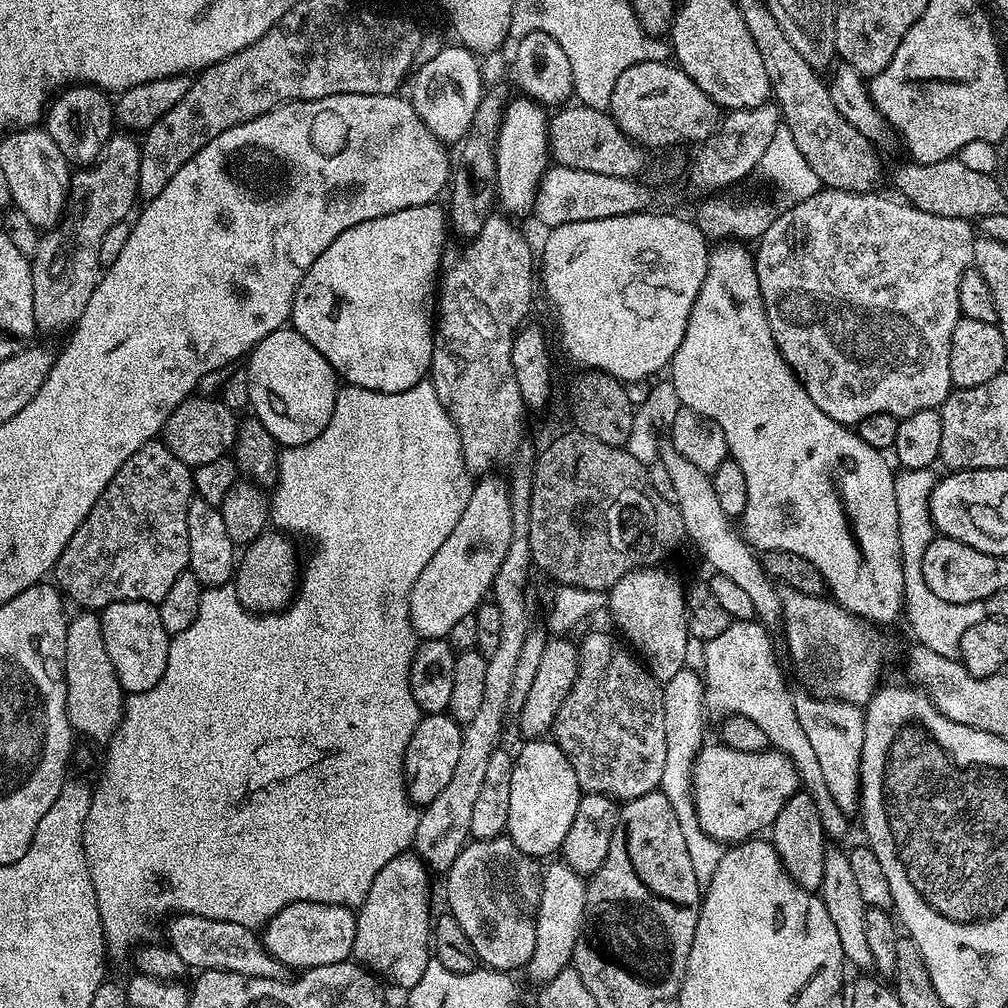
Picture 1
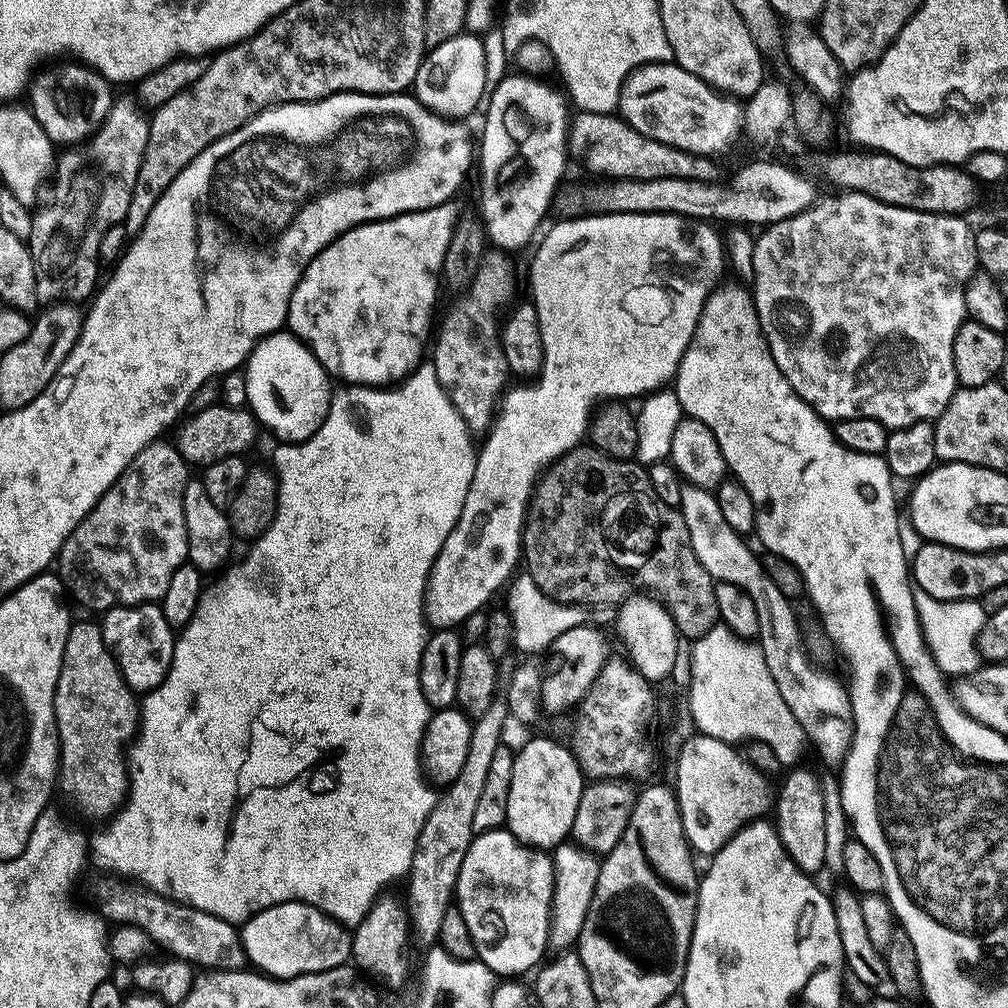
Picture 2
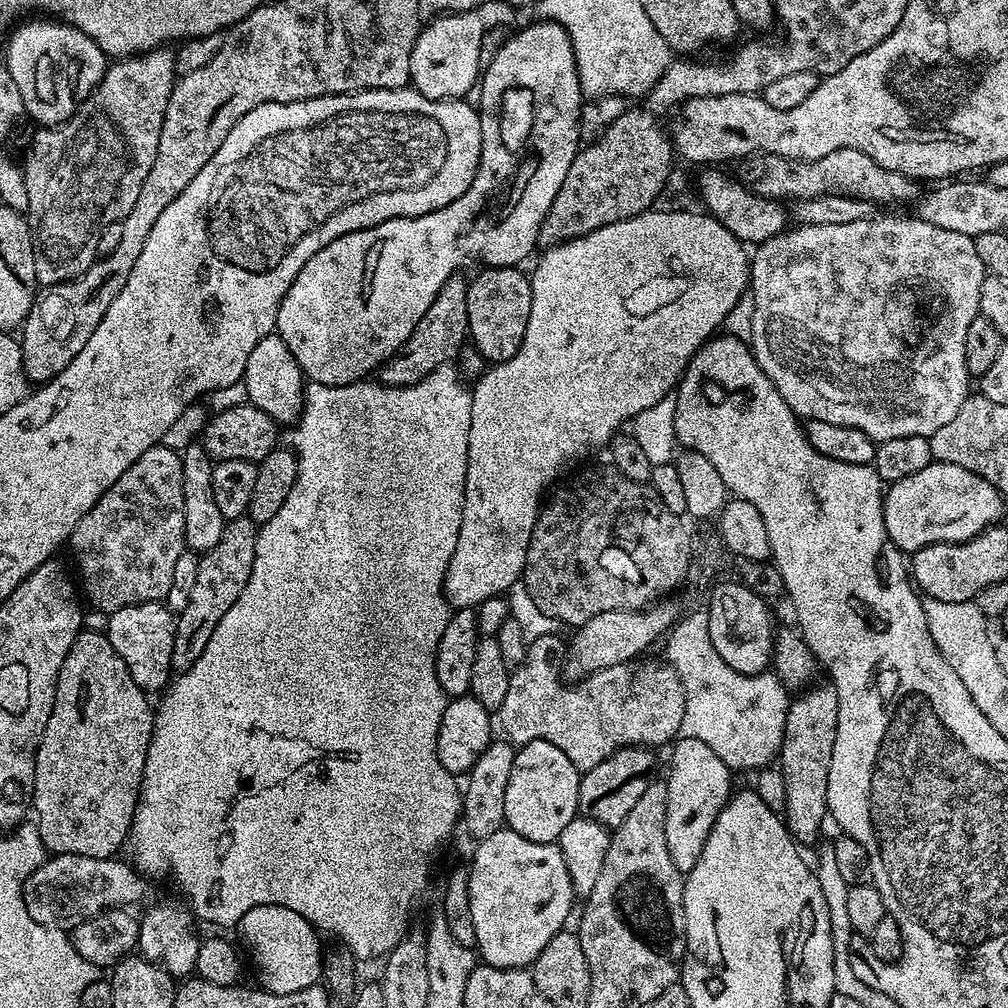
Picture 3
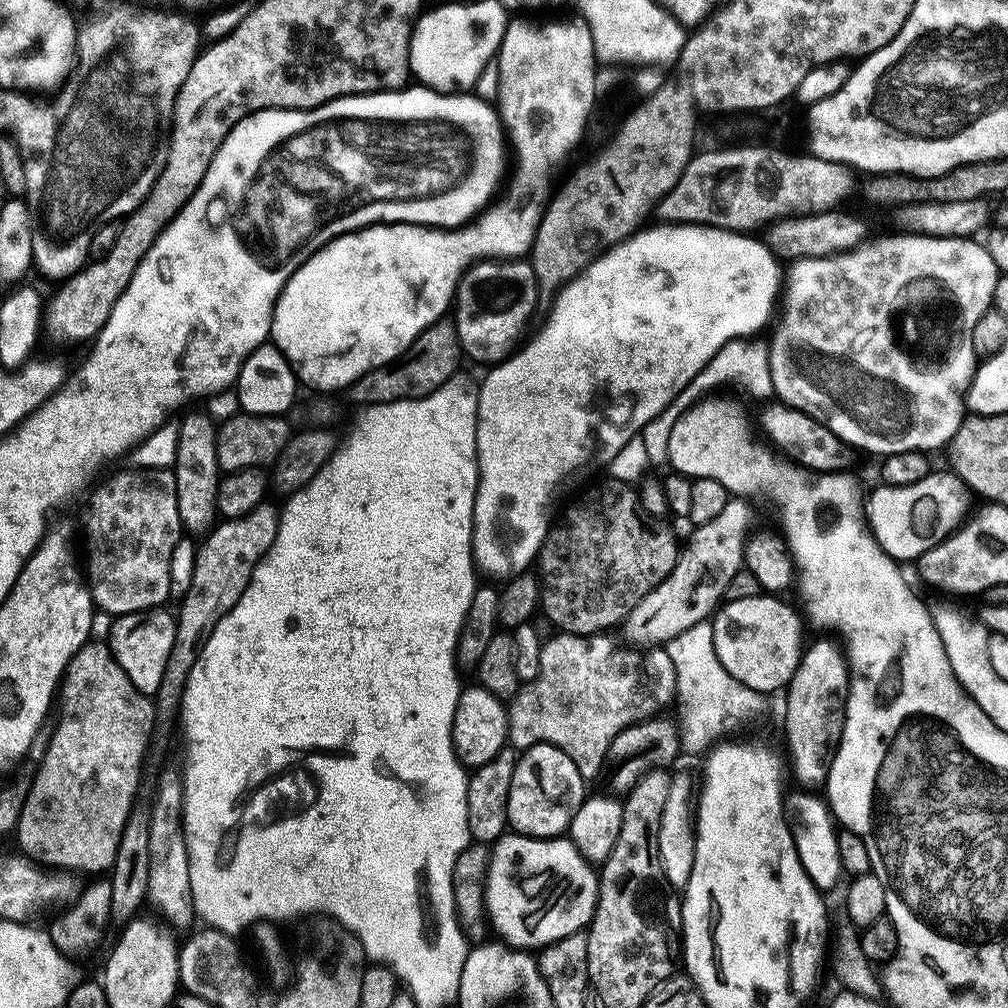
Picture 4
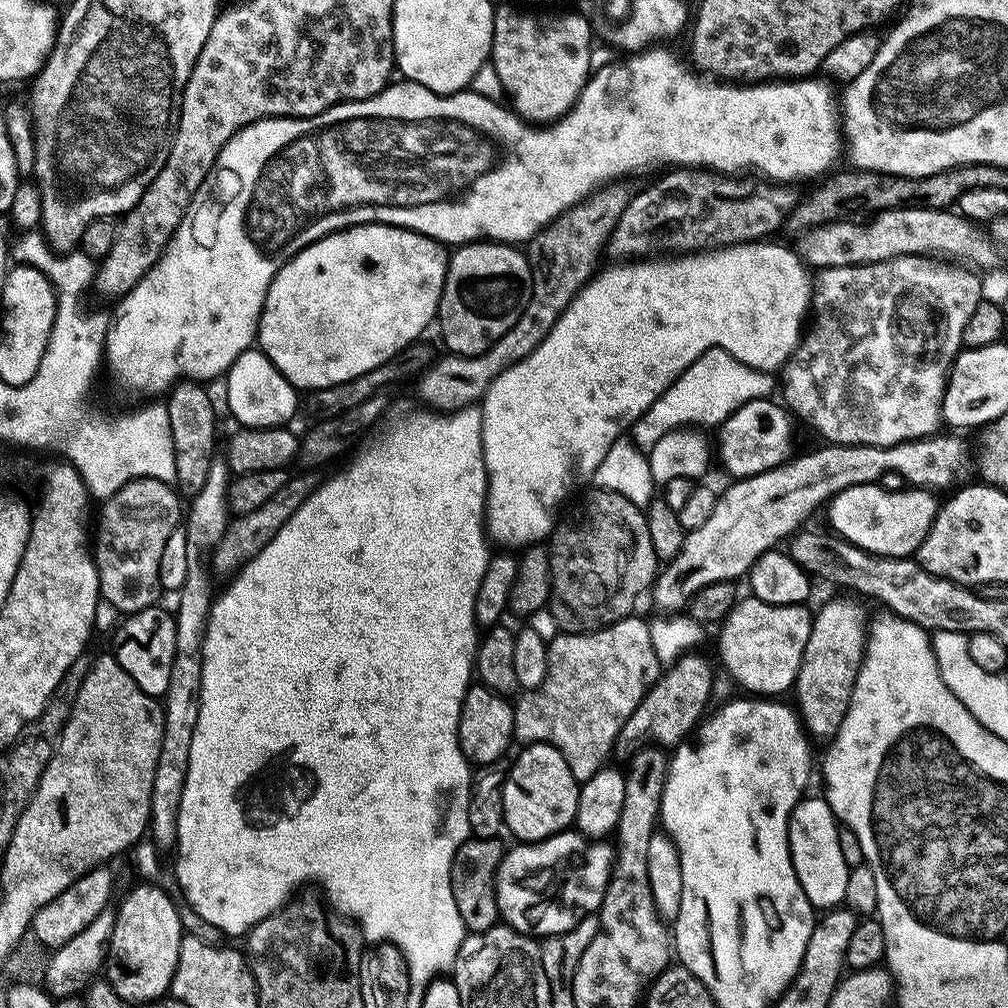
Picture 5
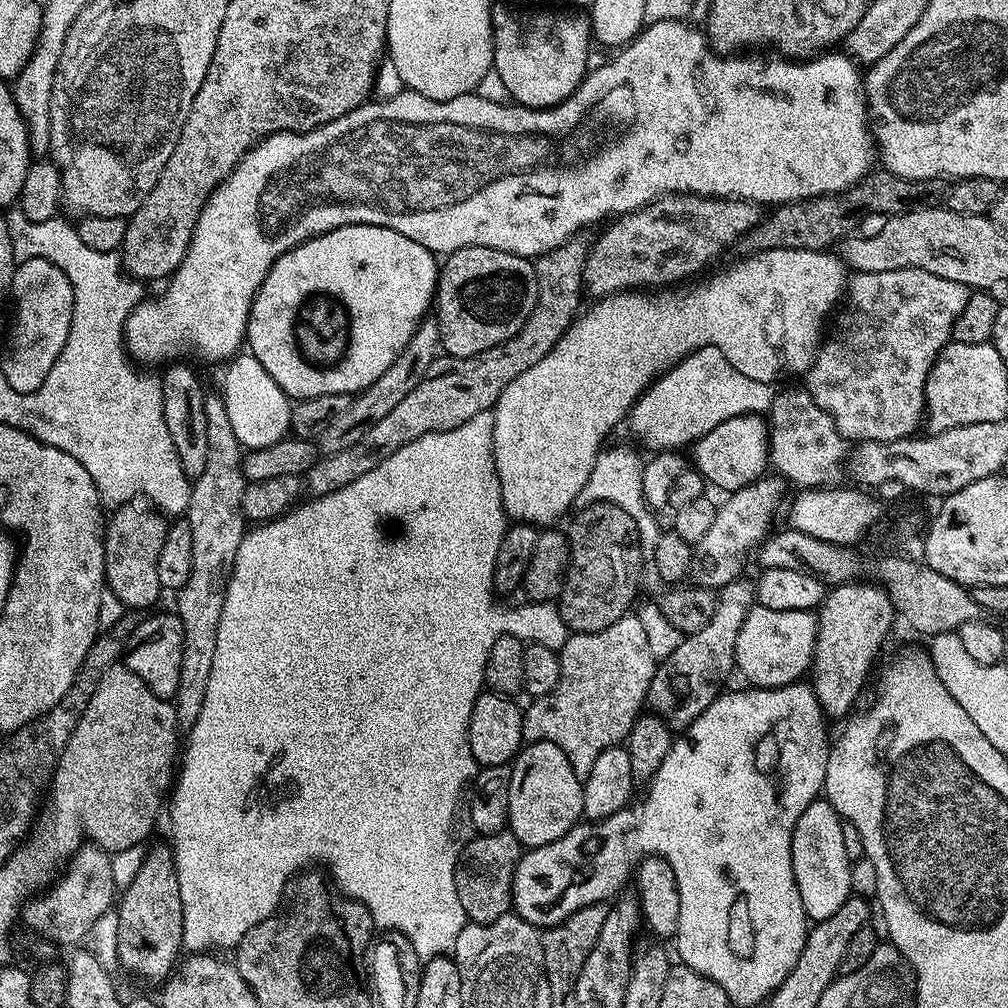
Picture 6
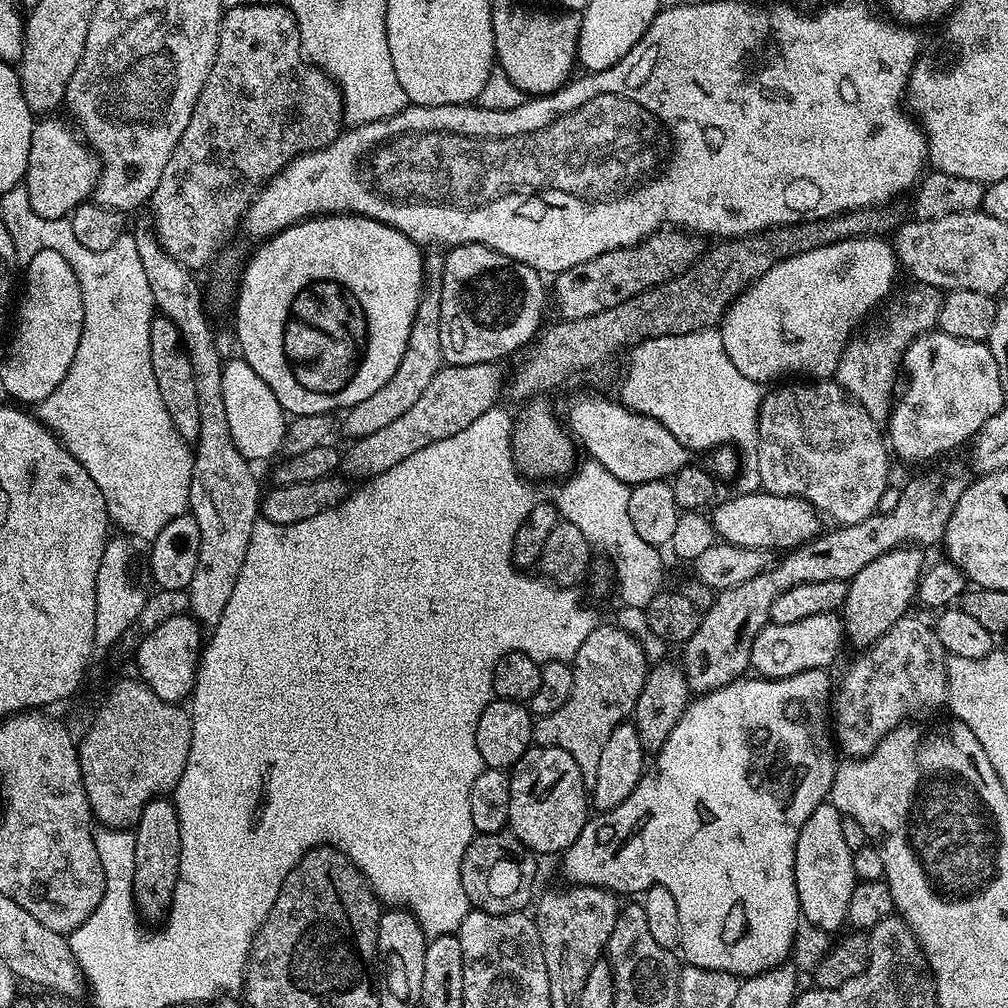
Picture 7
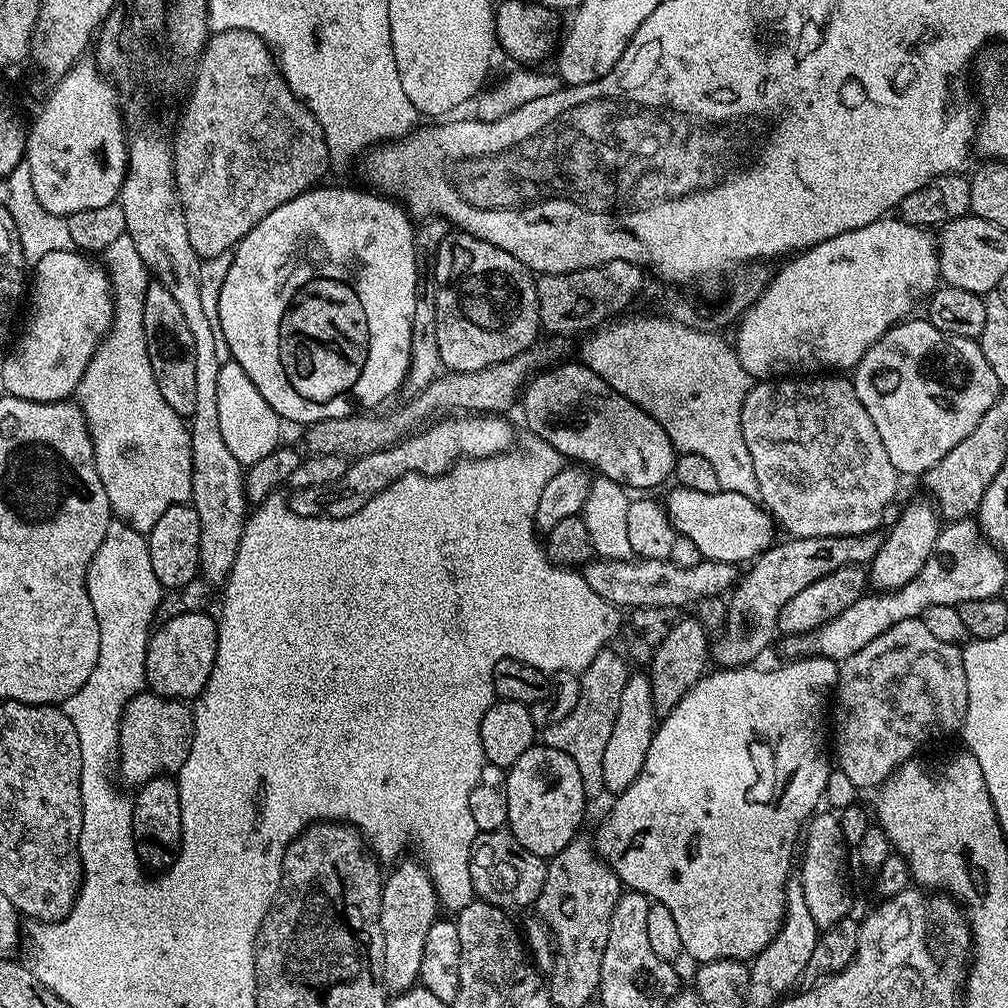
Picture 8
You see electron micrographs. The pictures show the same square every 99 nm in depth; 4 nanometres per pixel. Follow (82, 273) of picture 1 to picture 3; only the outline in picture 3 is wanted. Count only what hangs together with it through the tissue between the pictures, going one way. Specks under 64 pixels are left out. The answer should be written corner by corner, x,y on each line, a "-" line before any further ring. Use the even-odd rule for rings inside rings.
167,47
155,49
147,54
132,54
127,58
117,59
109,63
104,70
104,77
95,92
79,105
76,115
71,116
65,124
55,126
40,126
32,136
32,145
22,161
22,169
29,194
29,208
26,213
28,228
32,231
32,249
34,250
34,270
36,271
36,282
40,286
51,286
53,284
67,284
70,280
76,280
96,263
98,257
96,247
100,232
111,223
118,223
126,218
130,210
134,210
134,202
138,202
138,190
142,190
142,182
146,182
146,174
150,174
150,166
154,166
154,158
158,154
158,138
162,134
162,122
166,114
168,99
172,93
172,85
177,79
176,57

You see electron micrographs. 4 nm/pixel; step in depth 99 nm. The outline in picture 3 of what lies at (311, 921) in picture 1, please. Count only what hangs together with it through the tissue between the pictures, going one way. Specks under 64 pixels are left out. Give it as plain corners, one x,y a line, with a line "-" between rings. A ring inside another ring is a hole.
254,906
254,910
246,910
242,918
234,925
234,932
240,935
256,972
260,975
259,987
266,992
273,992
276,996
294,994
298,990
306,990
310,986
320,984
324,974
325,949
320,949
321,933
298,910
290,910
286,906

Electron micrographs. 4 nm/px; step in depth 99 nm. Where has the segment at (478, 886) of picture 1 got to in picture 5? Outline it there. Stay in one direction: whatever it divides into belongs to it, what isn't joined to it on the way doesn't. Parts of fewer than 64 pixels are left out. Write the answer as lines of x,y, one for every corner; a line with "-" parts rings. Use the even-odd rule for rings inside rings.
565,830
545,840
520,842
517,848
509,847
496,871
496,901
500,920
523,936
543,938
562,934
589,914
600,911
608,879
614,867
614,848
608,842
593,842
575,830

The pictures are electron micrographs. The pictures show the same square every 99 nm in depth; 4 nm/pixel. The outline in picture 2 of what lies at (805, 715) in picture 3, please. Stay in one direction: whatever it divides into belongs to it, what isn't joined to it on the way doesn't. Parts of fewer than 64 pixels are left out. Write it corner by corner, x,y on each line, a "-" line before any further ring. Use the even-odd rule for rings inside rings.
793,767
789,771
793,772
779,781
780,793
777,791
774,796
774,823
786,854
790,854
790,858
803,872
816,874
816,871
823,869
825,857
826,812
823,809
823,786
821,777
816,777
808,768
800,767

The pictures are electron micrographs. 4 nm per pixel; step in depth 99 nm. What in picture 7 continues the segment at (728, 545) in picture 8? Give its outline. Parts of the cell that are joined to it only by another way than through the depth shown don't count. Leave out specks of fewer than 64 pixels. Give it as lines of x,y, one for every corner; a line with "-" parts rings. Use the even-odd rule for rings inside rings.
763,490
736,494
733,497
733,500
721,499
710,512
712,529
725,544
791,550
819,536
822,531
820,513
802,498
779,496

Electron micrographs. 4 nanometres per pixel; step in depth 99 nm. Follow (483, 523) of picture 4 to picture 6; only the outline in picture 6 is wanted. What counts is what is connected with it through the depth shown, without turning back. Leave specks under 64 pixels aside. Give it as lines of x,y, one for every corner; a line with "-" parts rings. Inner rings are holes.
766,250
765,252
756,252
753,256
745,256
737,259
737,264
729,266
725,272
720,272
717,276
712,276
709,280
704,280
701,284
696,284
688,293
683,296
676,290
660,290
657,296
651,296
648,290
629,290
626,292
615,292
613,296
605,296
597,299
596,304
588,313
577,315
576,319
562,334
562,338
538,362
535,366
530,366
526,374
518,374
506,390
496,400
494,409
496,421
494,422
494,462
498,470
500,479
500,493
504,502
504,511
508,513
513,521
522,524
534,524
537,526
552,526
557,523
559,516
564,516
568,512
568,507
572,503
580,500
582,490
588,480
593,479
592,471
596,468
596,459
599,461
602,456
602,449
605,447
608,435
623,422
636,406
636,400
643,394
648,385
655,382
659,376
663,376
669,368
673,368
677,362
686,359
688,353
697,352
700,348
717,348
724,352
724,357
734,366
734,370
742,370
746,378
754,378
754,382
766,382
775,385
776,380
780,380
784,375
803,377
808,368
814,362
816,353
819,352
822,343
820,336
820,327
824,324
824,319
828,315
833,315
834,309
841,303
842,297
846,292
846,285
850,279
849,269
846,267
839,255
833,254
828,250
811,252
810,250

